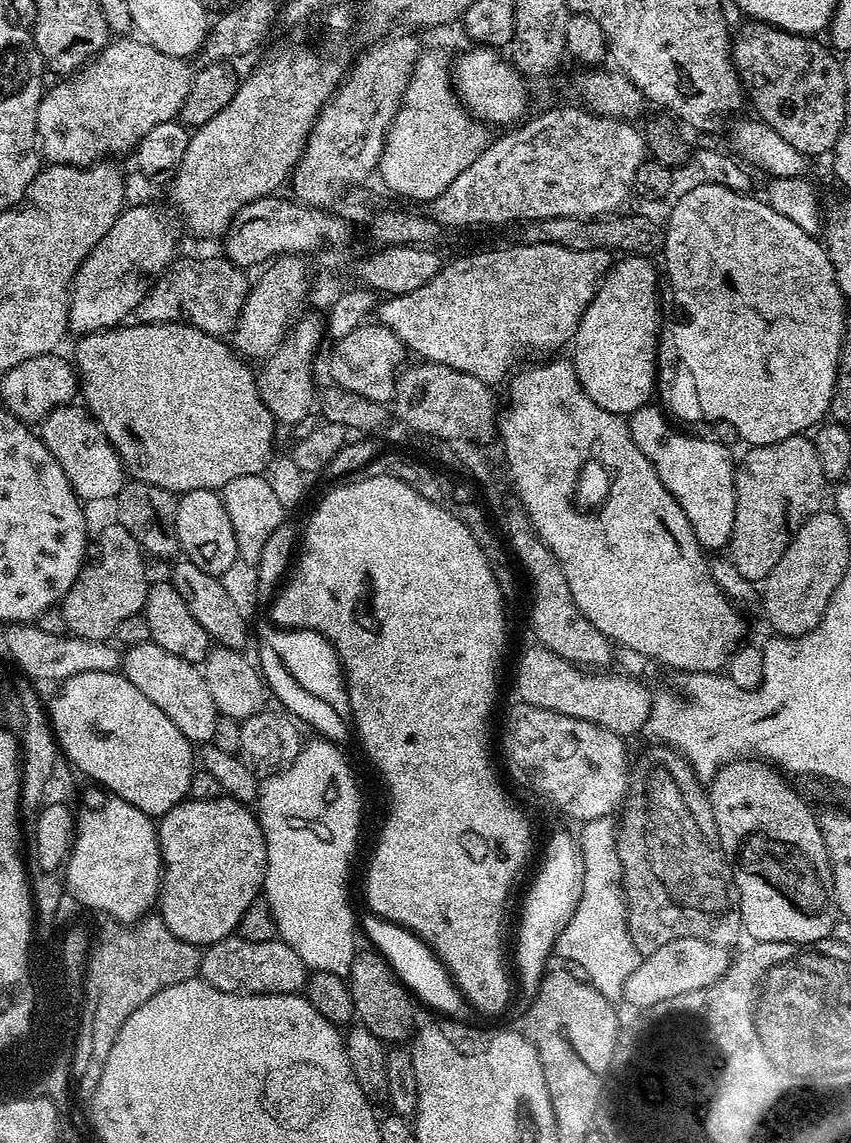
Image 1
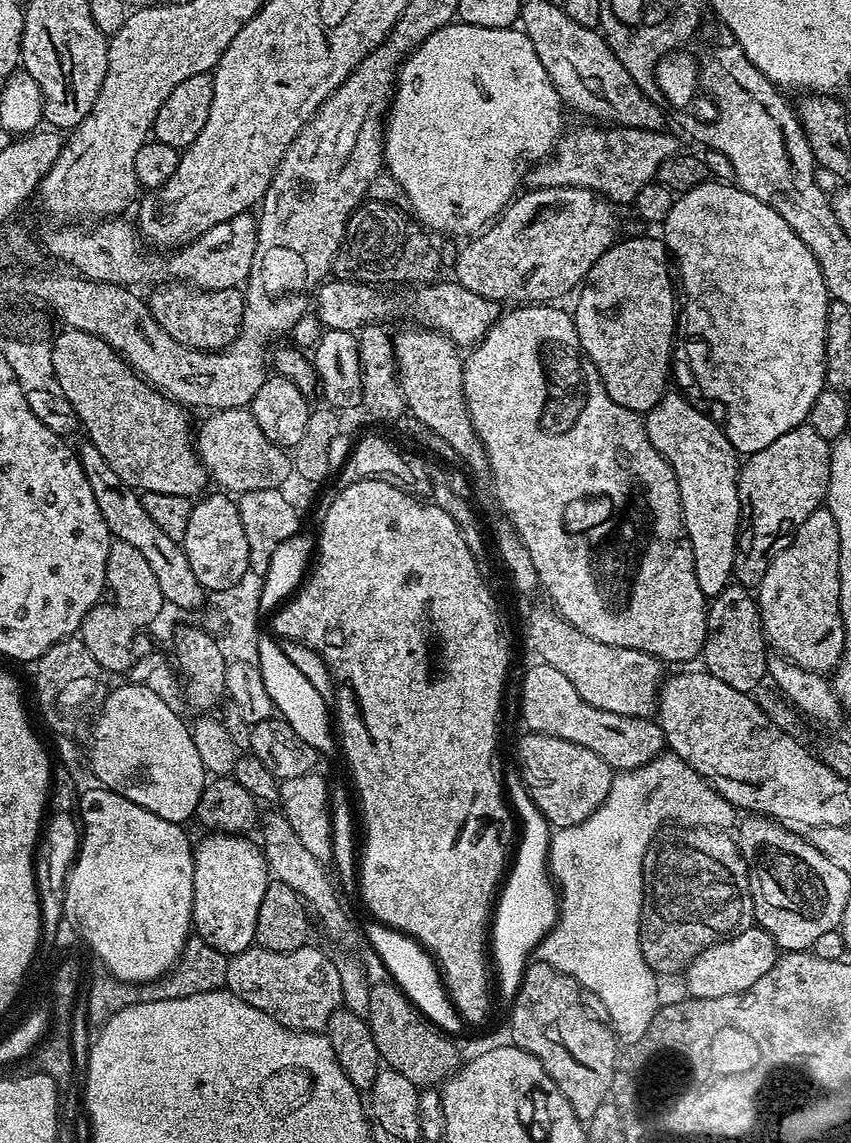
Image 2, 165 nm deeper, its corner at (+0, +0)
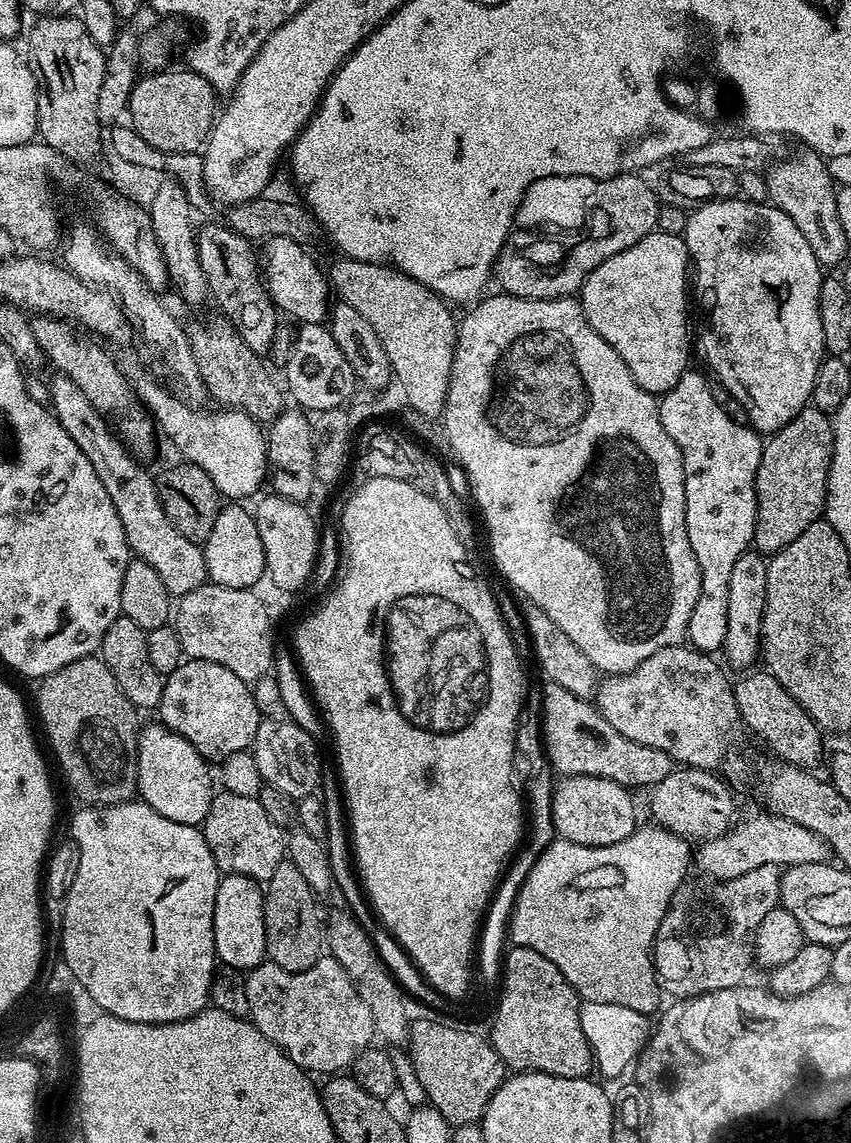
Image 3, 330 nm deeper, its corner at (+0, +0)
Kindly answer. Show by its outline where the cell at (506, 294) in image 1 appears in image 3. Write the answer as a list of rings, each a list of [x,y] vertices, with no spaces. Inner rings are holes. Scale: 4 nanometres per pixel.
[[[270,237],[263,241],[264,264],[262,260],[262,280],[268,296],[281,313],[289,312],[300,324],[324,324],[330,312],[330,285],[323,271],[316,269],[314,261],[308,257],[309,249],[286,237]]]

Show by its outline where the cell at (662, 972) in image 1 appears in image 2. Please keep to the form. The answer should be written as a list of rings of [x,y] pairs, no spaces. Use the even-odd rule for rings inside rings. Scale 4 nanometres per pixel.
[[[759,926],[747,928],[745,932],[731,936],[729,940],[720,940],[709,948],[703,948],[697,956],[687,961],[683,969],[683,995],[693,1000],[737,996],[754,986],[754,982],[758,982],[758,978],[762,978],[766,970],[775,966],[777,959],[778,949],[768,931]]]

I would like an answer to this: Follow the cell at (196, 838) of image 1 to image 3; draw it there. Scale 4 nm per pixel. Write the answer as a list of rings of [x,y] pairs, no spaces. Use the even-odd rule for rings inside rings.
[[[230,875],[221,879],[218,898],[214,898],[214,946],[216,959],[225,969],[251,970],[265,963],[264,894],[257,881]]]

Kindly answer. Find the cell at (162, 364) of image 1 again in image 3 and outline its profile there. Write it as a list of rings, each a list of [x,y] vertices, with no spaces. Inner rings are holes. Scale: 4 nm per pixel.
[[[36,314],[31,317],[34,330],[34,342],[42,346],[45,361],[56,367],[61,376],[70,378],[82,394],[86,394],[90,406],[100,412],[101,416],[110,421],[115,435],[121,444],[136,458],[148,456],[156,448],[157,429],[154,421],[133,392],[133,387],[123,376],[113,353],[103,348],[103,343],[97,342],[91,335],[85,334],[75,323],[62,320],[57,316]],[[80,332],[81,333],[80,333]],[[84,335],[84,336],[83,336]],[[92,340],[93,341],[92,341]],[[100,343],[100,344],[95,344]]]

